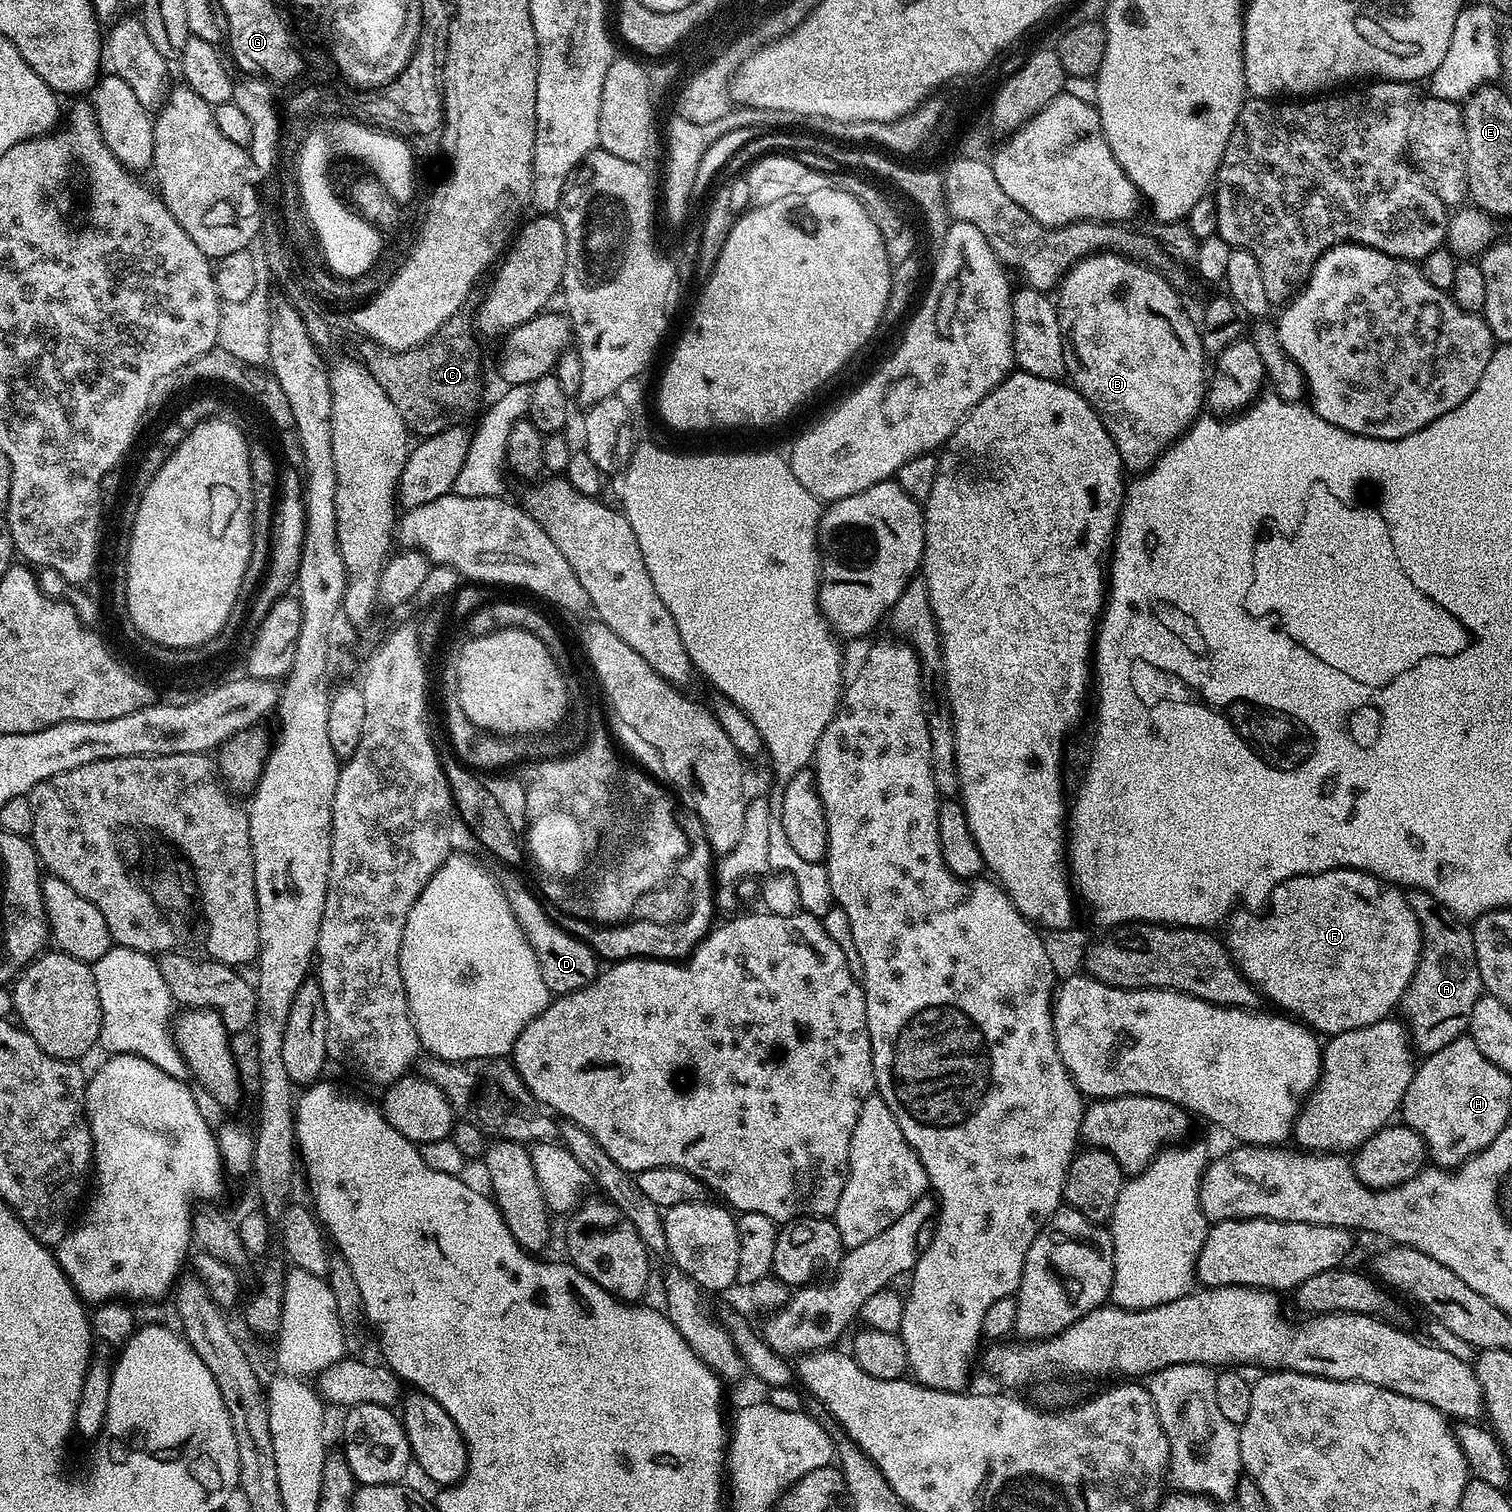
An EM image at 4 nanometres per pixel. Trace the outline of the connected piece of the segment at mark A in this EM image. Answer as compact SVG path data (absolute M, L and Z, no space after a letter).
M1408 888L1404 897L1410 910L1414 910L1414 918L1418 918L1420 961L1398 1008L1404 1011L1402 1020L1413 1049L1427 1054L1442 1050L1442 1046L1450 1046L1450 1042L1461 1039L1467 1033L1474 1002L1478 1002L1482 995L1482 985L1471 927L1426 890Z

